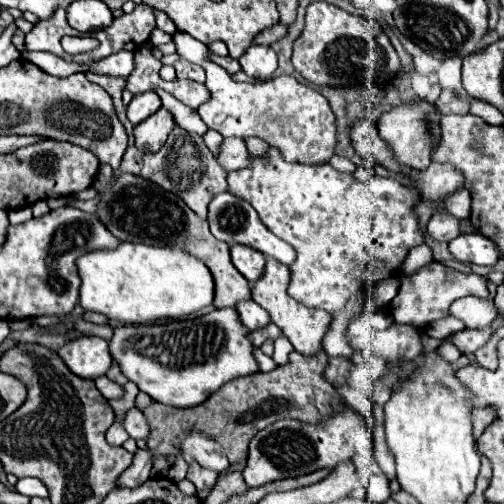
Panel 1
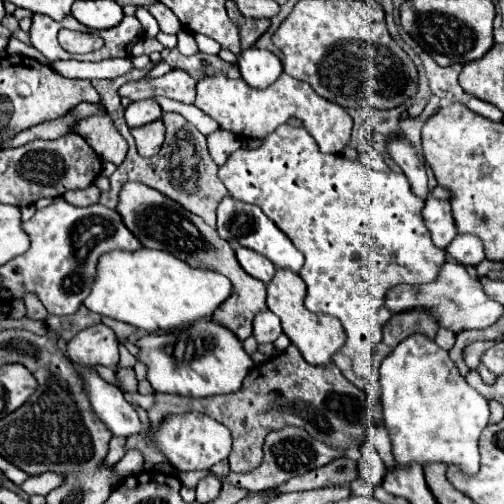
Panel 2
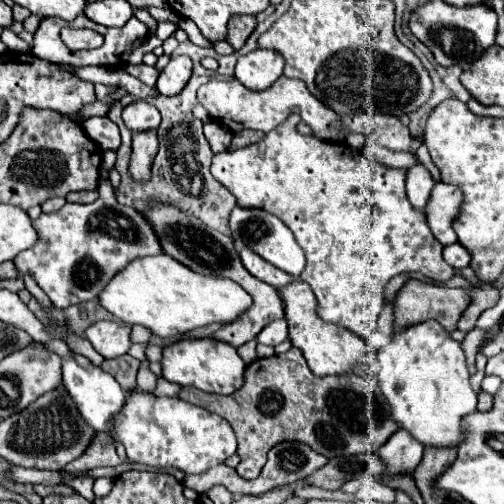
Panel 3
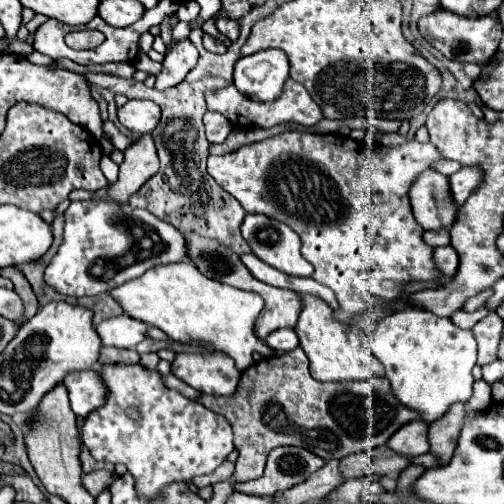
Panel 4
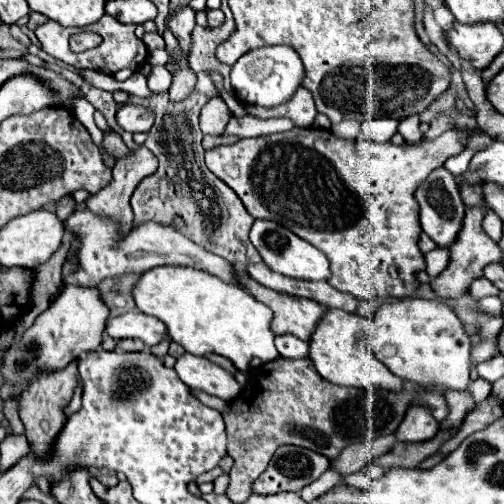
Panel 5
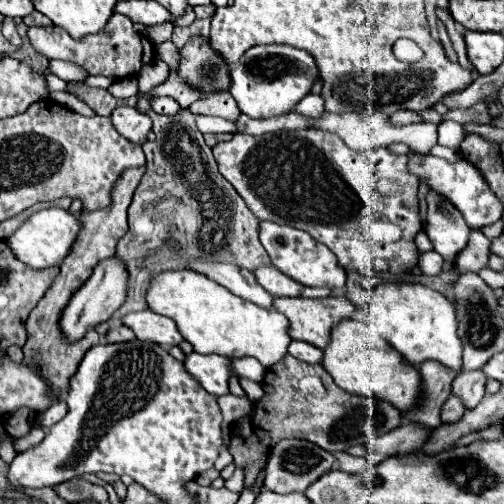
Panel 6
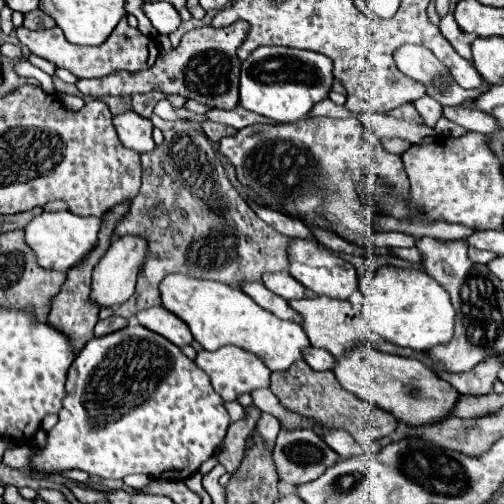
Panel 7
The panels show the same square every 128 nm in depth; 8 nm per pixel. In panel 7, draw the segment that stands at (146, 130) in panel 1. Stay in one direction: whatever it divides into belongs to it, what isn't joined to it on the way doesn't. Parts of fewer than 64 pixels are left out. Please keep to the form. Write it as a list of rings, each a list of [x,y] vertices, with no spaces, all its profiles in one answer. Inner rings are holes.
[[[128,202],[112,208],[106,216],[104,216],[104,224],[102,224],[102,230],[100,230],[100,244],[88,254],[86,260],[82,260],[76,268],[72,268],[68,272],[68,280],[64,282],[60,294],[52,300],[52,310],[50,310],[50,316],[48,316],[48,324],[52,324],[54,328],[66,332],[70,338],[72,338],[72,344],[76,348],[76,352],[88,342],[94,338],[92,334],[92,328],[94,324],[98,322],[98,310],[100,306],[90,300],[90,284],[92,284],[92,272],[96,268],[96,264],[100,262],[100,258],[106,254],[108,246],[110,246],[110,236],[112,236],[112,230],[114,230],[114,224],[124,216],[124,212],[128,212]]]

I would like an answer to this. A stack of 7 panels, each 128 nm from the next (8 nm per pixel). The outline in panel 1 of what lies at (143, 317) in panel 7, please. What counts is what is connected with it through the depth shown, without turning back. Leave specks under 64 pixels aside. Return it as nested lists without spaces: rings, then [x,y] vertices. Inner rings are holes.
[[[80,336],[66,342],[58,350],[66,366],[82,378],[98,378],[112,366],[112,354],[108,352],[108,342],[98,336]]]

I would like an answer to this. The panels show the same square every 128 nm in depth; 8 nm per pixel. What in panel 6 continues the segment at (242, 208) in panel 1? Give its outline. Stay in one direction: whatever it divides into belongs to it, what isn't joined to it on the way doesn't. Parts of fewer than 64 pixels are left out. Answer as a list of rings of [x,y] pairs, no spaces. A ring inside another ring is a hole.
[[[260,222],[260,242],[270,254],[272,264],[296,282],[304,286],[332,288],[334,292],[346,286],[346,270],[340,268],[334,252],[330,252],[330,248],[326,248],[306,232],[292,226],[280,226],[276,222]]]

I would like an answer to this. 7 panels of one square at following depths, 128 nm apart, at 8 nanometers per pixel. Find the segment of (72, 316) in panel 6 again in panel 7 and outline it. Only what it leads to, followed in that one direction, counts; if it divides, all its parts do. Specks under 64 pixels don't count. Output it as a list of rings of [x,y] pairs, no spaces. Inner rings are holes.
[[[142,236],[116,238],[116,242],[110,244],[108,252],[104,254],[104,258],[96,266],[96,272],[92,278],[90,298],[96,300],[100,306],[116,306],[116,304],[126,302],[134,294],[136,276],[138,276],[144,260],[146,260],[146,250],[148,250],[148,244]]]

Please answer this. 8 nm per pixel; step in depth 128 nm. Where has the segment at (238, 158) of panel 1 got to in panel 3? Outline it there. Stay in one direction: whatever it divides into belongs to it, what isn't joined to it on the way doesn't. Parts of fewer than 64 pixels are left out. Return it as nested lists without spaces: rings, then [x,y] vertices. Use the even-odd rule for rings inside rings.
[[[210,120],[204,124],[204,136],[208,138],[212,152],[216,154],[216,152],[224,152],[228,148],[232,132],[230,132],[230,128],[224,128],[220,122]]]

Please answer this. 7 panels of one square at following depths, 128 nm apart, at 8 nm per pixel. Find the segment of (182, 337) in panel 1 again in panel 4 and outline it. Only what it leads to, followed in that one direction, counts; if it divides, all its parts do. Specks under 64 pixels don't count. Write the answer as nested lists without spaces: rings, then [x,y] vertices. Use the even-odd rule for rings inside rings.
[[[178,354],[172,362],[172,372],[202,394],[232,396],[240,382],[240,372],[234,360],[220,354]]]

